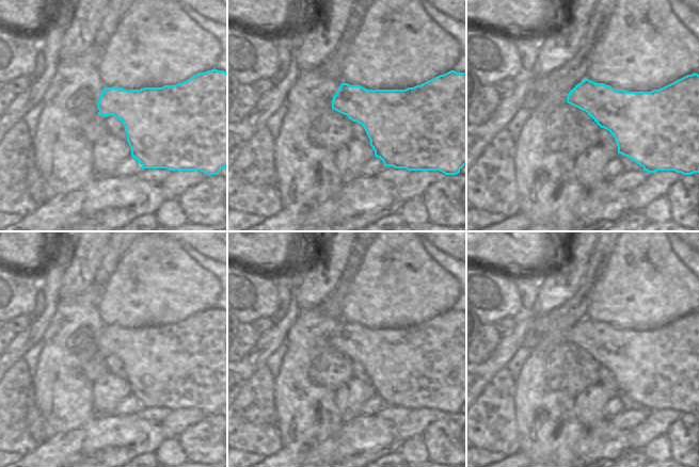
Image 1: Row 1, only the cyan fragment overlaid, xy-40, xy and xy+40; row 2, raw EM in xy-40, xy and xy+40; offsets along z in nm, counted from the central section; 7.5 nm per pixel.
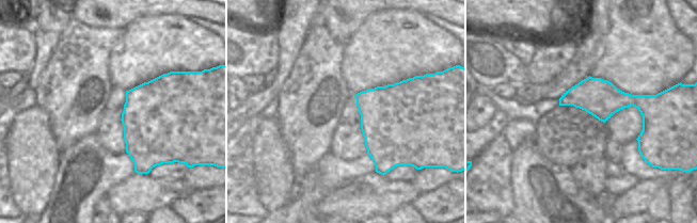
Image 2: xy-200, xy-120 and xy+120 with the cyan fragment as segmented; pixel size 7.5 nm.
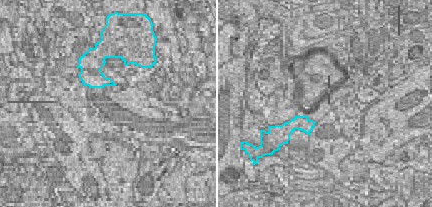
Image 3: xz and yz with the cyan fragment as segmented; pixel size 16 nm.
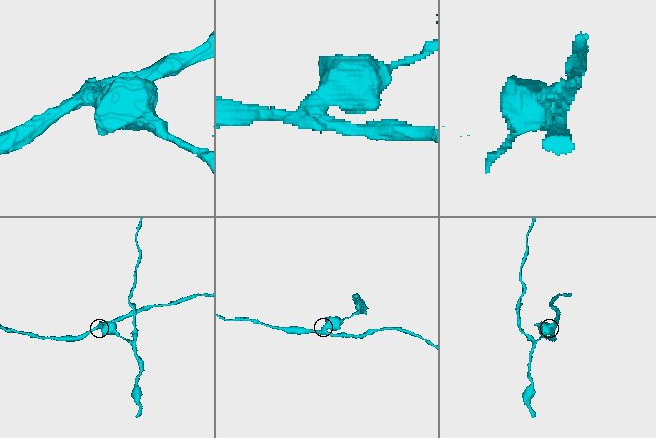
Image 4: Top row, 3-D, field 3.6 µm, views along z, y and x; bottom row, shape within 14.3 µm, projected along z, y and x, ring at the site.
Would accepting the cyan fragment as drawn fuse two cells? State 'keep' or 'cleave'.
cleave

